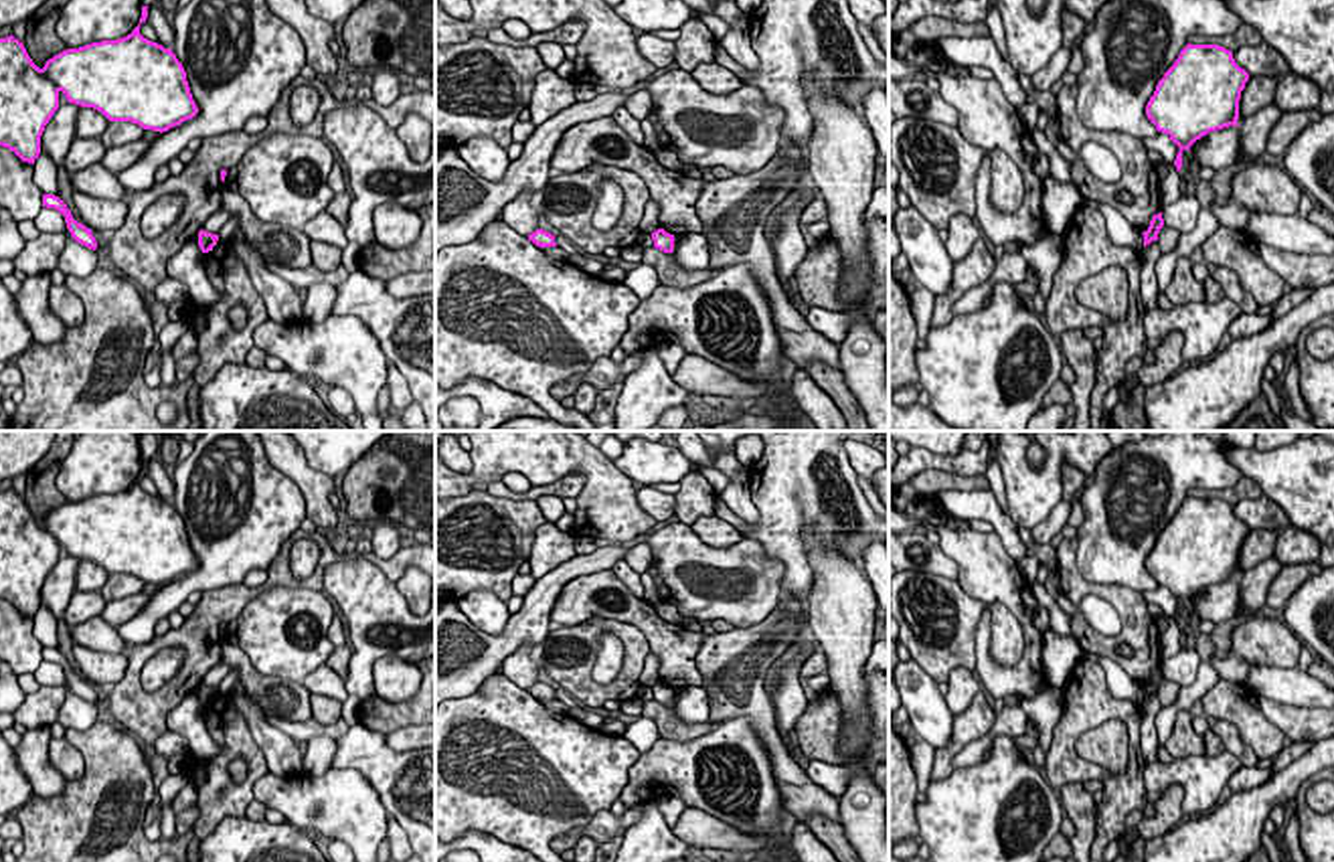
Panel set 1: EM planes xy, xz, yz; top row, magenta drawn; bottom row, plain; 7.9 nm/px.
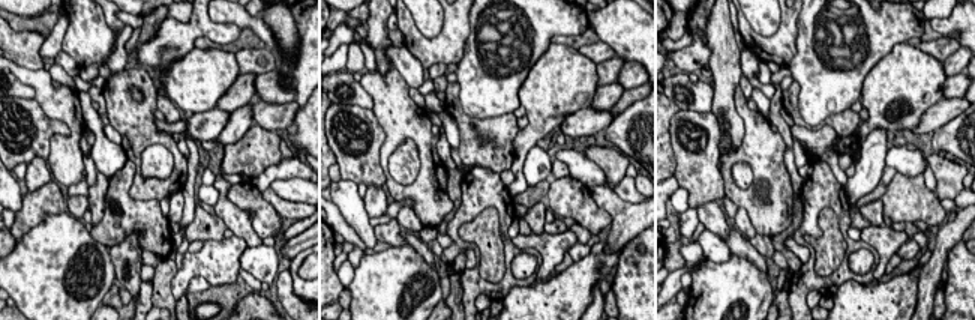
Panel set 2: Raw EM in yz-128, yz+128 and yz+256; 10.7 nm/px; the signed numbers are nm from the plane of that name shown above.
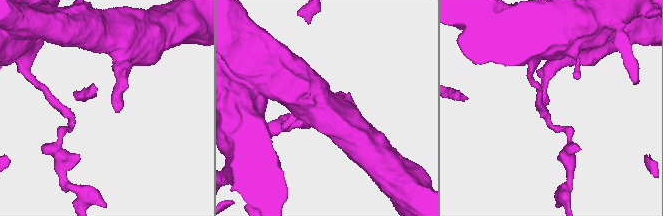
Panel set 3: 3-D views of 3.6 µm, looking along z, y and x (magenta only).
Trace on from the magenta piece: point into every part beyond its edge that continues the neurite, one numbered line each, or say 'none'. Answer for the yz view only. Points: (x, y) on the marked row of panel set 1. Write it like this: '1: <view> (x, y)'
none

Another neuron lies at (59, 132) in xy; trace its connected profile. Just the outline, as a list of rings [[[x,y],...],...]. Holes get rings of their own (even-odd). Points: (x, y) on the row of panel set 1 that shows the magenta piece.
[[[59,105],[40,136],[40,152],[49,154],[55,164],[63,164],[75,136],[81,105]]]

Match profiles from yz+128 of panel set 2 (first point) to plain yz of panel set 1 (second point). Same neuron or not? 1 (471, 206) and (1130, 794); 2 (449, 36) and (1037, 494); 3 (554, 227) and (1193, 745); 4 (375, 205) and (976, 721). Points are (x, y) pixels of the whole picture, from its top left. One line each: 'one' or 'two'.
1: one
2: one
3: two
4: two

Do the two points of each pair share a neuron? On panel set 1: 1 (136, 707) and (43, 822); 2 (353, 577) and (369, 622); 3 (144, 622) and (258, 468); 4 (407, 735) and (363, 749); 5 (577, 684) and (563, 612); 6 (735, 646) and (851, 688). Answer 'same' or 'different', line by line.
1: different
2: same
3: same
4: different
5: different
6: different

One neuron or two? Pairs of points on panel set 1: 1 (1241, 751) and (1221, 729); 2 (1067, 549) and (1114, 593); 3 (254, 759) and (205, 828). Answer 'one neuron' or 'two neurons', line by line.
1: one neuron
2: one neuron
3: one neuron

